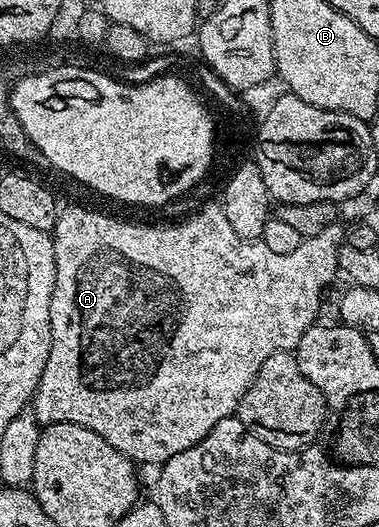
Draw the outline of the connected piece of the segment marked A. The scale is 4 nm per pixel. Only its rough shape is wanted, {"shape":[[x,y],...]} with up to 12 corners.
{"shape":[[346,229],[50,234],[41,426],[159,467],[295,350]]}

